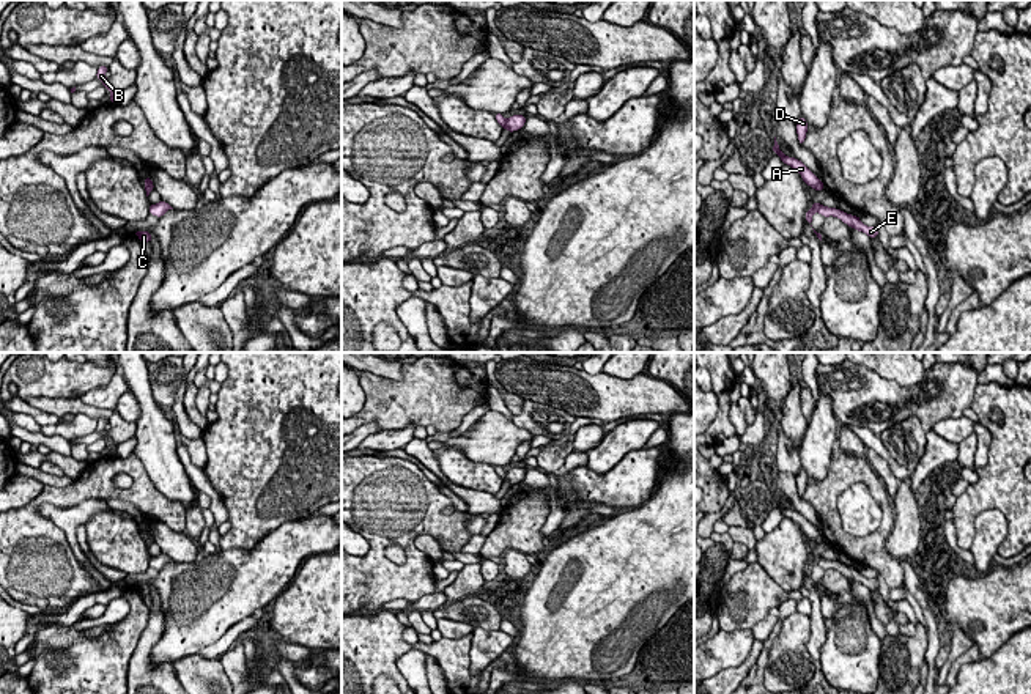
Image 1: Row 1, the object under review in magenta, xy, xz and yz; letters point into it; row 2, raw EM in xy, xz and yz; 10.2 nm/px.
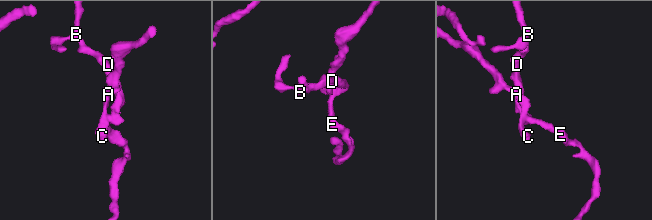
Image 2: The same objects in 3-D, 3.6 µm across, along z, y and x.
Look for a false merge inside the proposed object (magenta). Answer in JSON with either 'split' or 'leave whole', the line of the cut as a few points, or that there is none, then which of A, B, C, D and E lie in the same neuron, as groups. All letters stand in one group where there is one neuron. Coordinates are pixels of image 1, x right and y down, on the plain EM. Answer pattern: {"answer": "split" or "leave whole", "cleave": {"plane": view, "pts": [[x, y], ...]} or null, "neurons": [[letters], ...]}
{"answer": "split", "cleave": {"plane": "yz", "pts": [[820, 557], [816, 562]]}, "neurons": [["A", "C"], ["B", "D", "E"]]}

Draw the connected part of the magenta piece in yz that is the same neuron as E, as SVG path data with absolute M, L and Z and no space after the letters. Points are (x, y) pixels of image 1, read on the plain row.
M820 557L820 560L817 562L817 565L822 567L823 570L830 570L830 568L837 570L844 576L847 576L850 581L863 584L869 590L878 590L878 581L877 581L877 578L872 578L872 579L864 578L859 573L859 568L852 568L852 567L847 567L847 565L844 565L841 562L828 560L828 559L823 559L823 557Z

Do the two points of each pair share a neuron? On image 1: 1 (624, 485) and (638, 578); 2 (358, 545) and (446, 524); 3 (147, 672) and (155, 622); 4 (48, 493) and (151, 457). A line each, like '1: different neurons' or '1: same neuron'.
1: different neurons
2: different neurons
3: same neuron
4: different neurons

